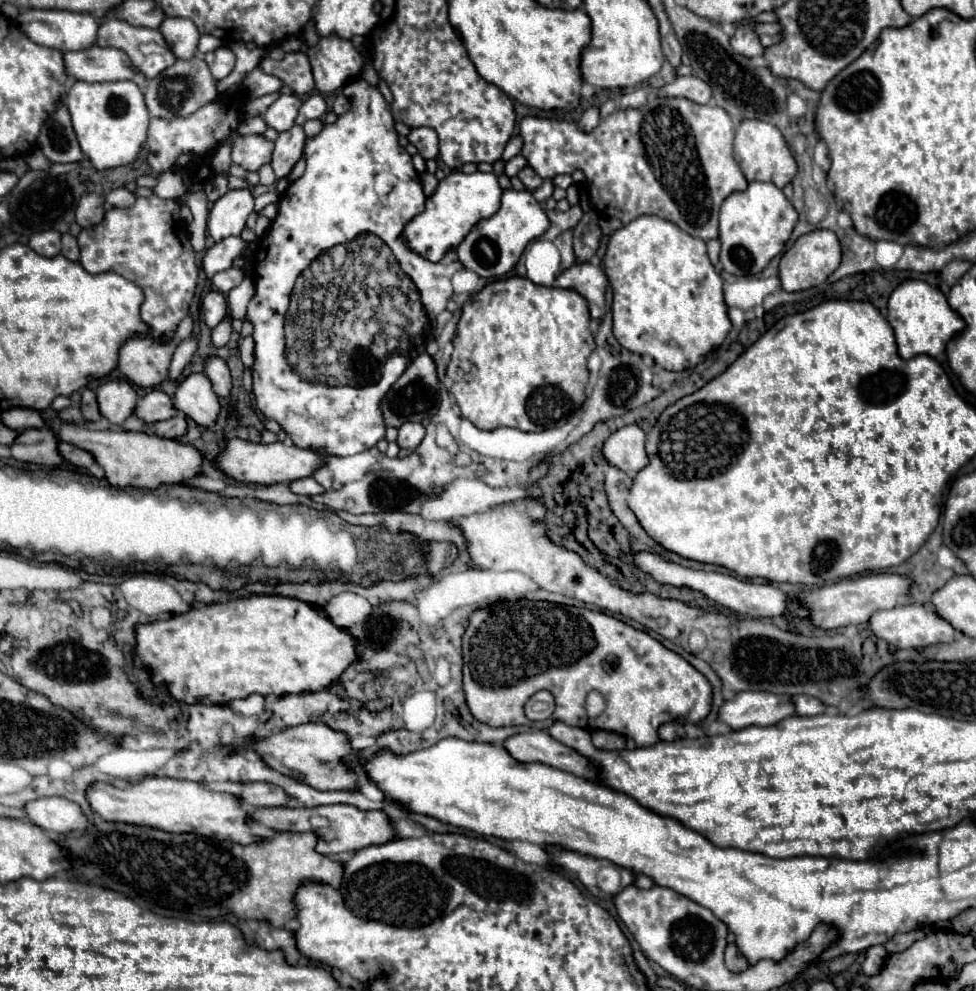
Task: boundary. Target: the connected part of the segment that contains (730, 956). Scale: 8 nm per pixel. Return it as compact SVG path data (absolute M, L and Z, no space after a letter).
M729 943L727 949L725 949L725 965L733 973L741 973L741 971L745 971L749 967L747 961L745 961L745 957L741 957L741 953L739 953L739 949L737 949L735 943Z

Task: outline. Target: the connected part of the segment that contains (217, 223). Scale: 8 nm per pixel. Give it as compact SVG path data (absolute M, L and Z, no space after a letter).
M249 189L227 191L223 197L215 201L209 213L207 233L213 237L215 243L231 235L241 235L251 211L253 211L253 195L249 193Z

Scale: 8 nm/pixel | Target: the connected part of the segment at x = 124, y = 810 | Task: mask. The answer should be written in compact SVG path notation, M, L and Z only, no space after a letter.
M145 777L125 789L97 781L87 787L87 803L105 821L149 825L169 833L197 833L219 841L237 841L241 845L249 845L249 841L261 839L251 833L249 821L245 821L245 811L241 809L241 801L235 795L207 791L193 781Z

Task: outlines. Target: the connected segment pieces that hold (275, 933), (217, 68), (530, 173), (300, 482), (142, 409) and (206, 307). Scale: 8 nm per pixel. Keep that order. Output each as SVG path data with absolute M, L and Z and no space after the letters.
M261 921L259 923L259 937L263 939L263 949L283 951L285 961L289 965L299 965L301 963L301 953L297 953L297 947L295 947L295 941L293 941L293 931L273 929L271 925L265 925L265 921Z
M219 47L215 51L205 53L205 61L209 65L211 75L219 81L219 79L225 79L233 71L233 67L235 67L235 53L229 47Z
M525 167L517 177L521 179L521 183L523 183L529 191L535 191L535 189L541 187L541 183L543 183L543 179L541 179L531 167Z
M313 477L297 479L297 481L293 481L289 487L291 487L293 493L297 493L297 495L307 495L307 497L313 497L313 495L321 495L321 493L325 493L325 489L323 489Z
M159 389L149 391L145 397L139 399L135 407L135 415L143 419L145 423L157 423L157 421L171 419L175 413L177 411L173 409L173 401Z
M211 291L205 295L203 299L203 315L205 315L205 323L213 329L227 313L227 299L225 295L221 295L219 291Z

